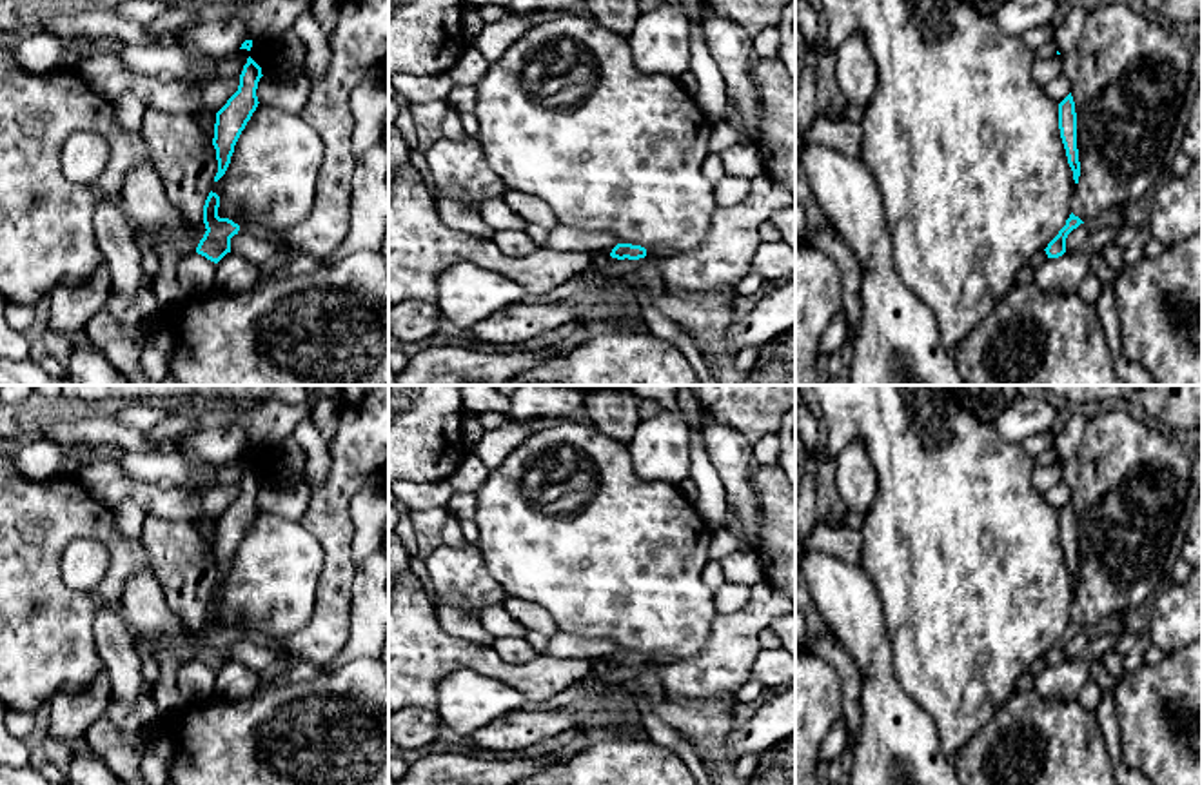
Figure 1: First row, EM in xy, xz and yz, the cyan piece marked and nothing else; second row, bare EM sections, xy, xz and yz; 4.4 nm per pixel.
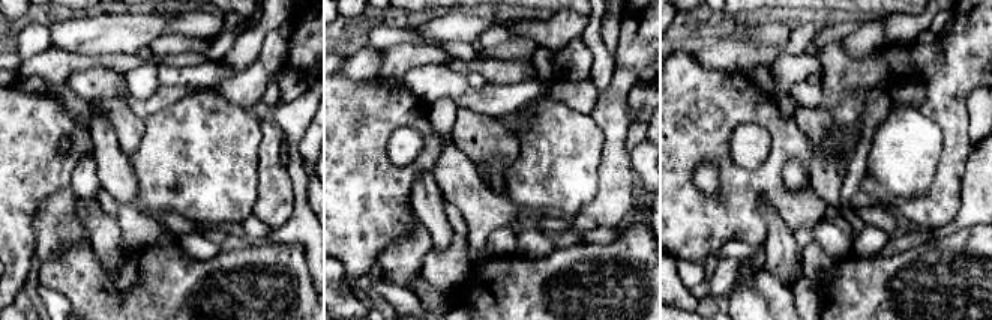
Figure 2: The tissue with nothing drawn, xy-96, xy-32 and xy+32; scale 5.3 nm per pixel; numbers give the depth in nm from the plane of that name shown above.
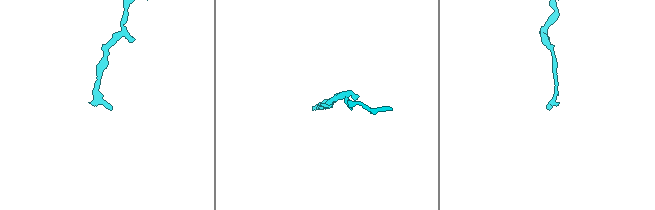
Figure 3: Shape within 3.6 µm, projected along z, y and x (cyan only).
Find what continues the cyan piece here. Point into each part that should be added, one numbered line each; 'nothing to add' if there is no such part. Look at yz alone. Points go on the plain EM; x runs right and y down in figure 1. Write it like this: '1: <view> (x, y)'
nothing to add

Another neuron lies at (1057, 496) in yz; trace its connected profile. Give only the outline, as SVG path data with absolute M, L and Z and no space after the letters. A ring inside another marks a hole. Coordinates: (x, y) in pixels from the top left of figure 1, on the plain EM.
M1060 482L1055 487L1051 487L1049 491L1044 492L1044 500L1051 507L1060 511L1071 500L1071 491L1064 482Z

